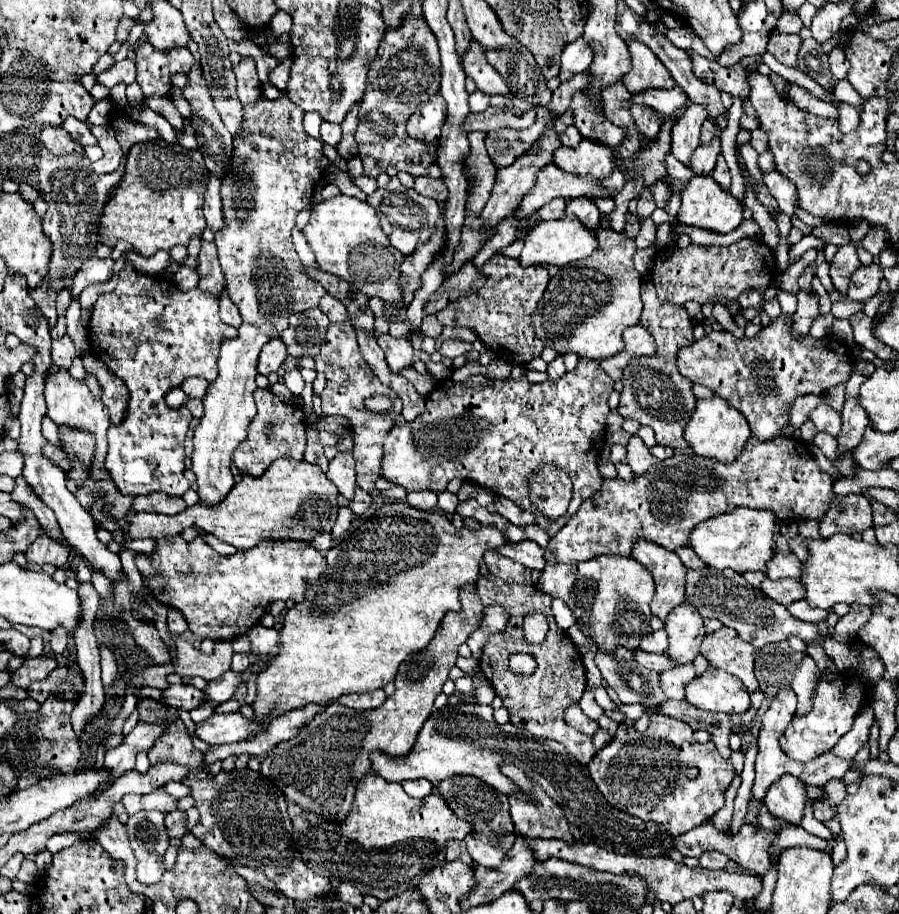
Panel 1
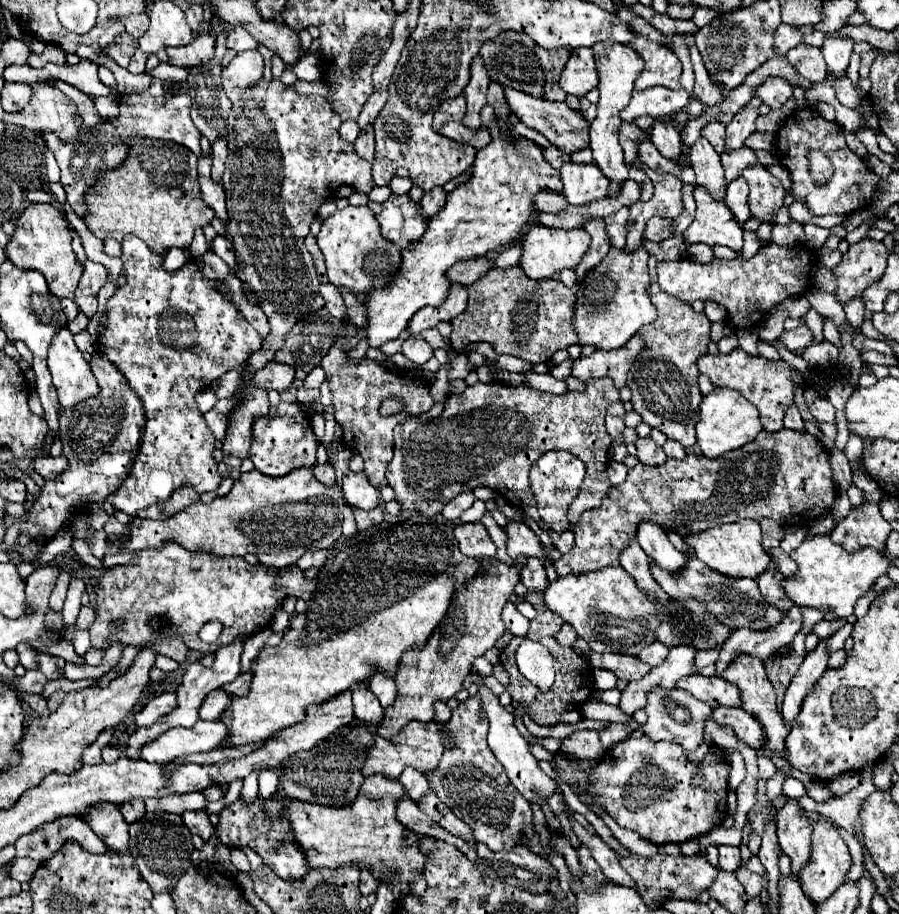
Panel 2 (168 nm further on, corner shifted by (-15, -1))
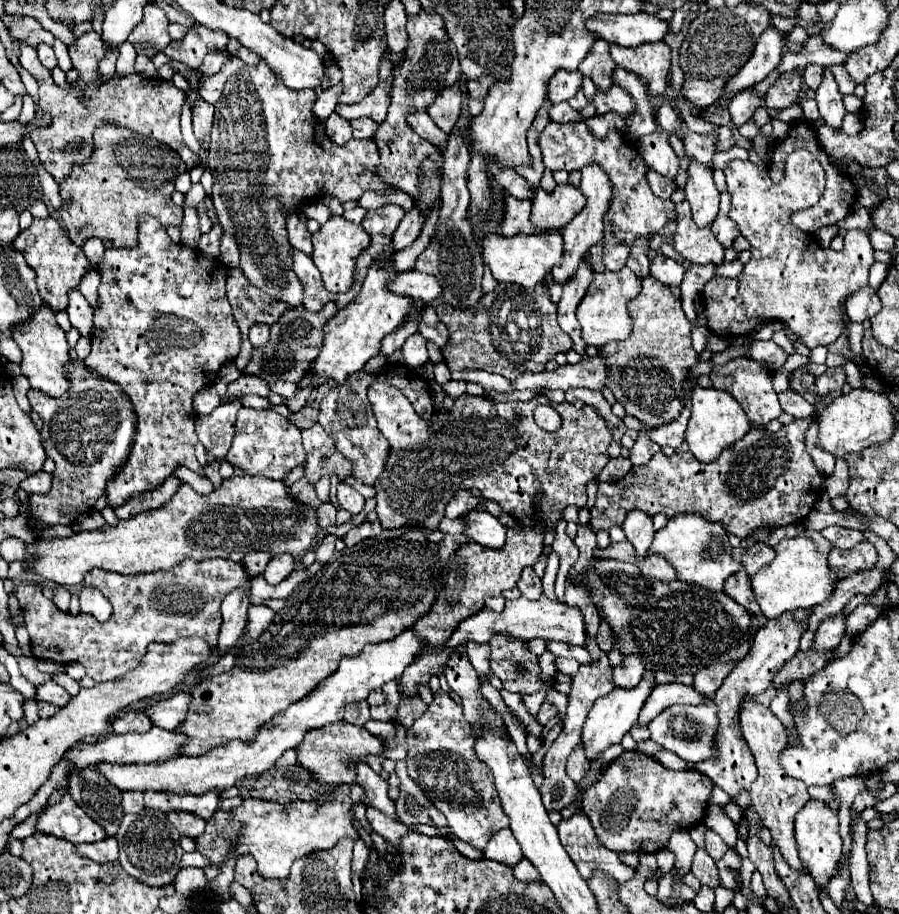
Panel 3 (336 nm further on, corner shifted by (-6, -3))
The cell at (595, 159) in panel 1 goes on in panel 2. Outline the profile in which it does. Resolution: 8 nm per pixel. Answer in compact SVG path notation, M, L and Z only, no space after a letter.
M573 162L563 164L561 182L563 182L561 196L571 206L583 206L601 200L605 198L609 188L607 178L599 168L595 168L595 164L573 164Z

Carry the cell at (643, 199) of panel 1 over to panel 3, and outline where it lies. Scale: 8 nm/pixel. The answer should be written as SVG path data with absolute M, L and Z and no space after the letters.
M650 236L636 238L632 244L632 250L630 250L630 258L626 262L626 266L630 270L634 270L634 274L640 274L640 278L648 276L648 266L650 266L648 248L650 248Z

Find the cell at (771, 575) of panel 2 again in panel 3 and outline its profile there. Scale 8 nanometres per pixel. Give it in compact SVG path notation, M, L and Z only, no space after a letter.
M740 570L736 574L732 574L728 580L726 580L726 590L724 590L730 598L734 598L738 604L742 604L746 610L750 610L752 614L758 614L760 612L760 606L754 598L754 592L752 592L752 582L750 582L750 576L746 570Z

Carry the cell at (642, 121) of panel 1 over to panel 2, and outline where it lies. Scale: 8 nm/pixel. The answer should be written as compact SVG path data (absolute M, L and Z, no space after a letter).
M657 120L651 128L651 142L669 160L679 160L683 154L683 142L679 128L671 120Z

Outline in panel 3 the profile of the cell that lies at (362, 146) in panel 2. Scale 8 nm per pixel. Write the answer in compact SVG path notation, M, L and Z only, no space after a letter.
M360 118L360 120L352 120L350 122L354 128L354 138L356 140L368 140L374 136L376 132L376 124L370 118Z

